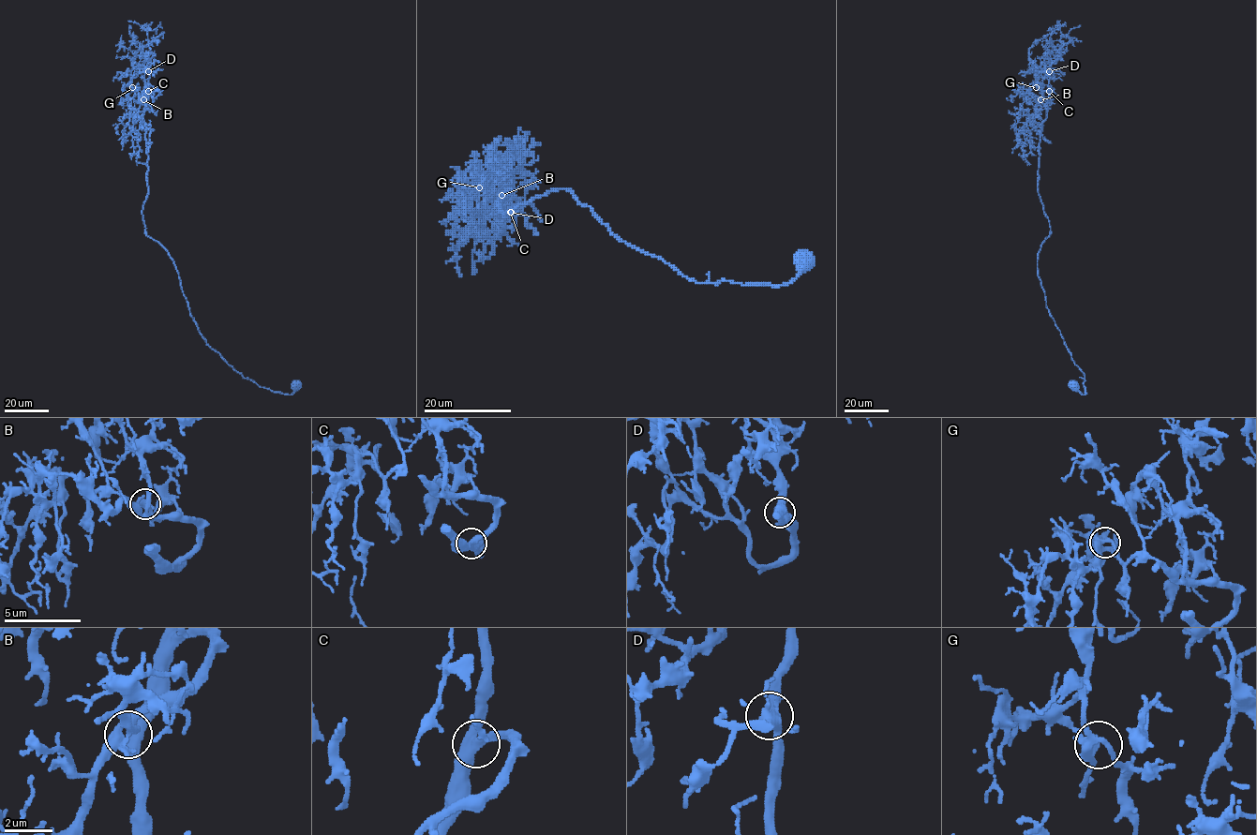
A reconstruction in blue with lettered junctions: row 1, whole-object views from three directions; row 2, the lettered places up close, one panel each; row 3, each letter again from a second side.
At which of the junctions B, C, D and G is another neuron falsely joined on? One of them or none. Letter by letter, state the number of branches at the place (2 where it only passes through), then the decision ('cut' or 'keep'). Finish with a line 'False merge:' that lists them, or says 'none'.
B: branches 3; keep
C: branches 3; keep
D: branches 3; keep
G: branches 3; keep
False merge: none

